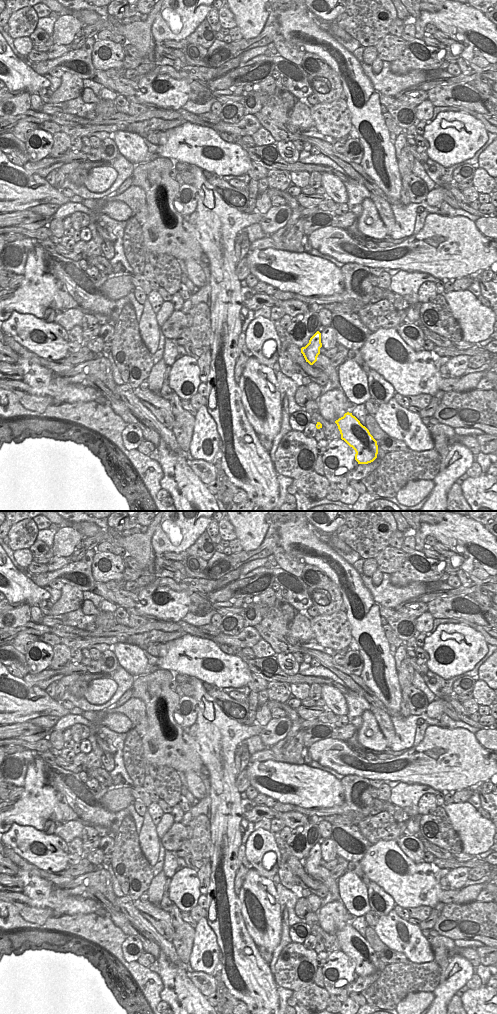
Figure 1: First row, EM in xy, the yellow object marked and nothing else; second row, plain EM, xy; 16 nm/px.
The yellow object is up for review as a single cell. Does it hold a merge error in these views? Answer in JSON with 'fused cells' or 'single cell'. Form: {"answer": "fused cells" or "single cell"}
{"answer": "single cell"}

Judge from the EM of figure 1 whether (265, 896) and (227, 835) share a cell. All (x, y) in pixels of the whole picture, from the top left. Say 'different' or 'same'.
different

